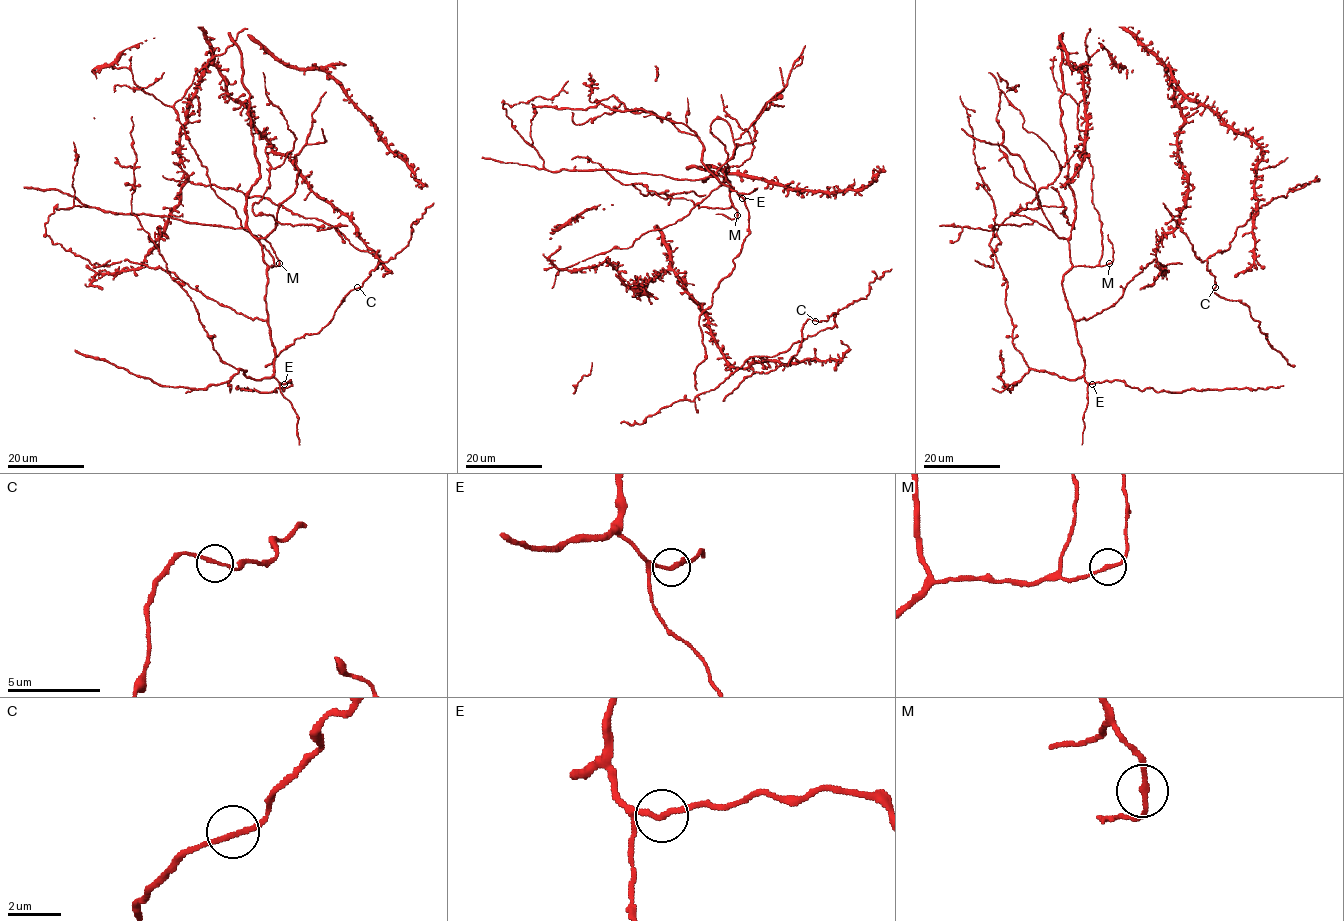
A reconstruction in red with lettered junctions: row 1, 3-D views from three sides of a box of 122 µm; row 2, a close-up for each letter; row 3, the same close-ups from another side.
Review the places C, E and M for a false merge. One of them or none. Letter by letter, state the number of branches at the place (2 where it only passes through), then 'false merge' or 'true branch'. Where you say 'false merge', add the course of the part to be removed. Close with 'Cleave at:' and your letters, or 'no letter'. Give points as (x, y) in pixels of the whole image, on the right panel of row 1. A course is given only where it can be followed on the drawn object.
C: 2 | true branch
E: 2 | true branch
M: 2 | true branch
Cleave at: no letter

